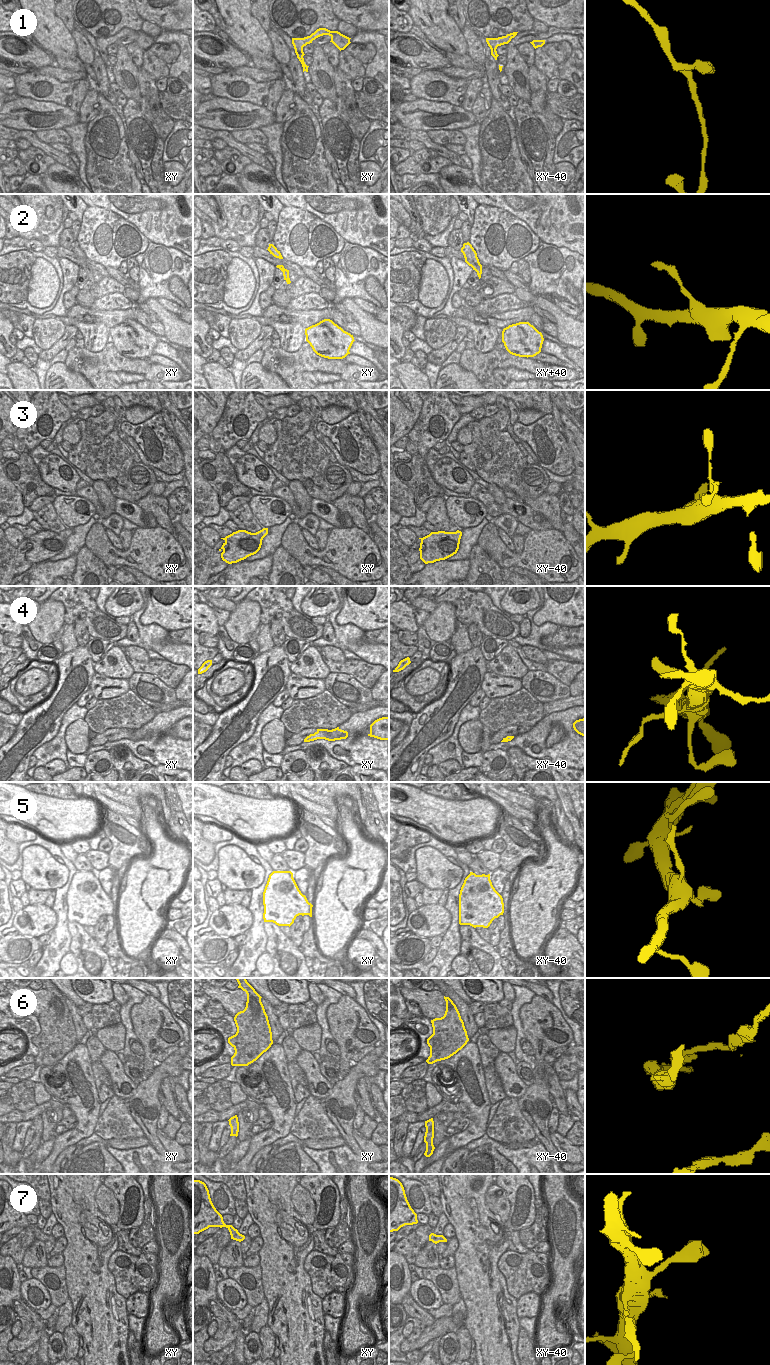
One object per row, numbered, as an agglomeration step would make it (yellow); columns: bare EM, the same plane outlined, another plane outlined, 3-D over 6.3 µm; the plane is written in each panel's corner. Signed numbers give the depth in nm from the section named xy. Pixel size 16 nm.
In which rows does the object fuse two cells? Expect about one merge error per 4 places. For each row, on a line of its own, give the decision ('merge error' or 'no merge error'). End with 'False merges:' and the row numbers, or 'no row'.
1: no merge error
2: merge error
3: no merge error
4: merge error
5: no merge error
6: merge error
7: no merge error
False merges: 2, 4, 6

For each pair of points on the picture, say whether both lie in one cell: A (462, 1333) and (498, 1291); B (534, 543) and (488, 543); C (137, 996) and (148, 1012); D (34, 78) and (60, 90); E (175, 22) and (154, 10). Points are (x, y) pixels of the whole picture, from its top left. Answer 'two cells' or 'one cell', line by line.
A: two cells
B: one cell
C: two cells
D: one cell
E: one cell

